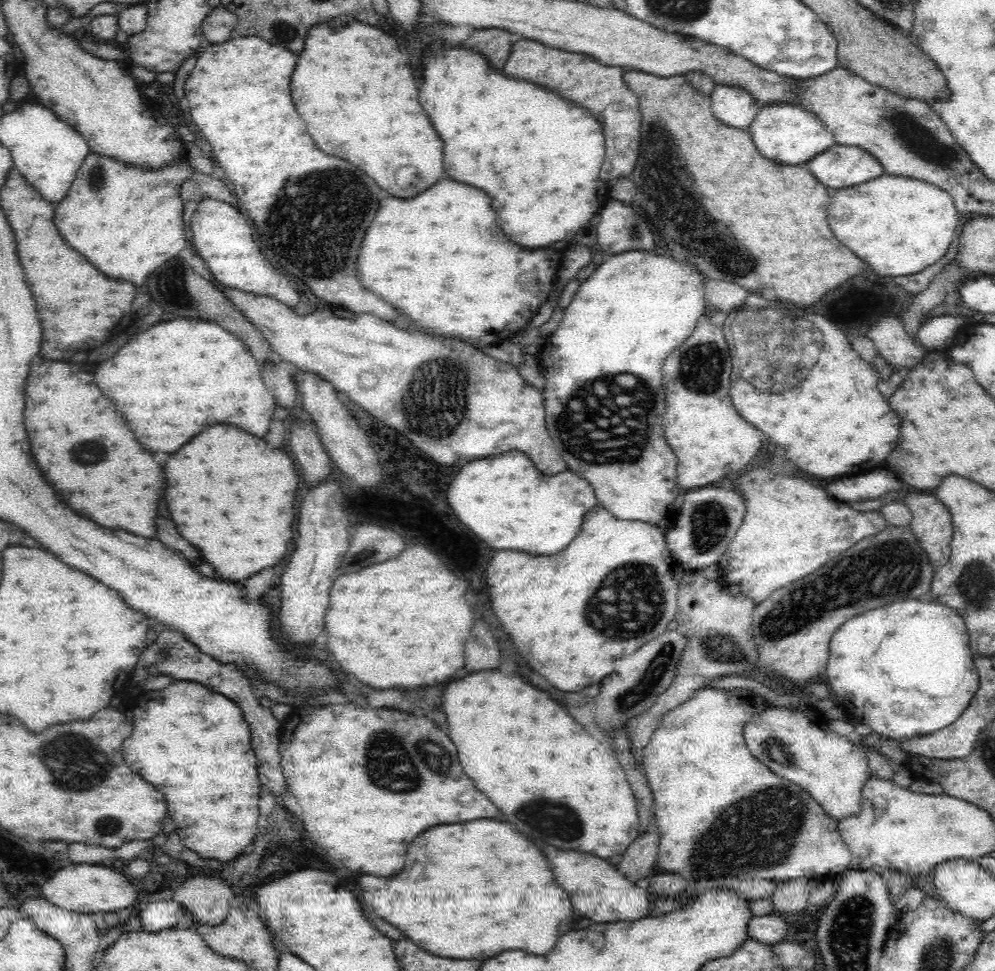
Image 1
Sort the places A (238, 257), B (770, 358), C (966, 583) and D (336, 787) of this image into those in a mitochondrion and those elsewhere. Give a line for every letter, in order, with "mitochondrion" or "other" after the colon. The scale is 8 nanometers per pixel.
A: other
B: mitochondrion
C: mitochondrion
D: other

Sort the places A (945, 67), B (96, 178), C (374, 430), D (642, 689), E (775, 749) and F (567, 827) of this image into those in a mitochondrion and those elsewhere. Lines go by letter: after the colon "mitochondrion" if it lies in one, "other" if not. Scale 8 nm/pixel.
A: other
B: mitochondrion
C: other
D: mitochondrion
E: mitochondrion
F: mitochondrion

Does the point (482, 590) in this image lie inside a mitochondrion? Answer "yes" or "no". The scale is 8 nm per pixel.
no

